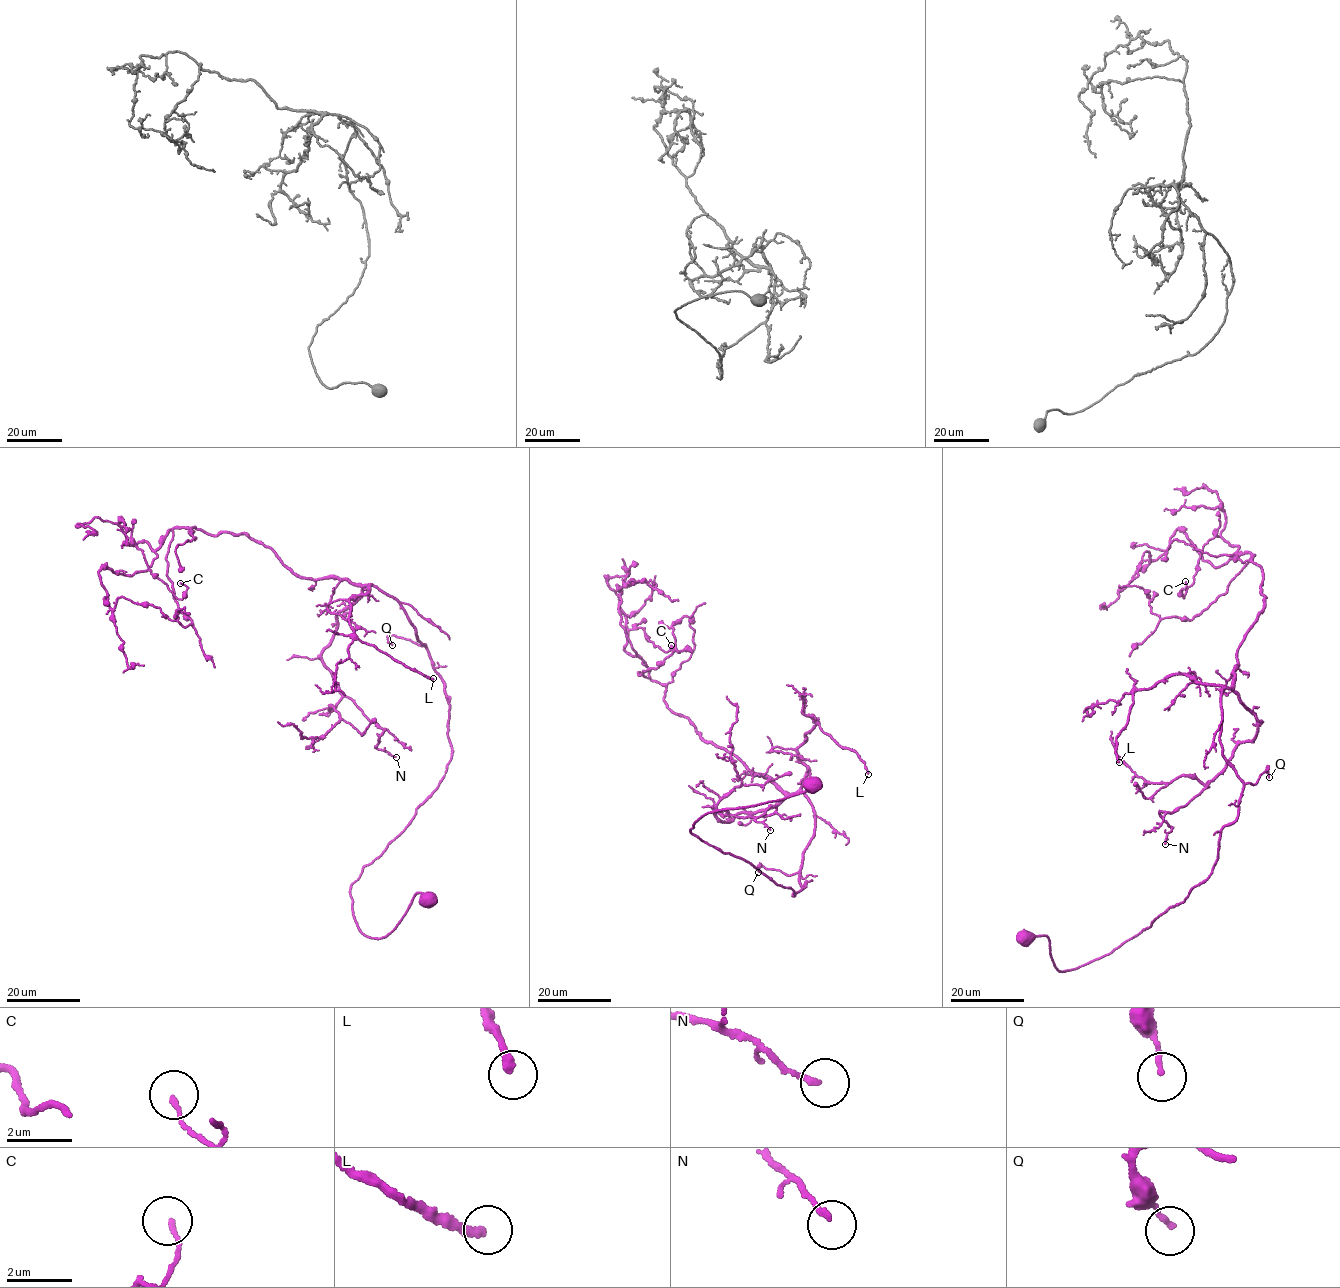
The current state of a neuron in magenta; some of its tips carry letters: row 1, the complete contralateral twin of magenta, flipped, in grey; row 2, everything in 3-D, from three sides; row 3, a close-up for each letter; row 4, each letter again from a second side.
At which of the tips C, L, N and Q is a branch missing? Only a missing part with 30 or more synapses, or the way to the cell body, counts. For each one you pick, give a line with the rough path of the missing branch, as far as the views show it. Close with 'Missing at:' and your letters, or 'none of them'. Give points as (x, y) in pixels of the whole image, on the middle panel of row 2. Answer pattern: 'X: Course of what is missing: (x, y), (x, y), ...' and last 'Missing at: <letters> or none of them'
L: Course of what is missing: (868, 774), (857, 797), (843, 787), (814, 791), (776, 766)
Missing at: L

